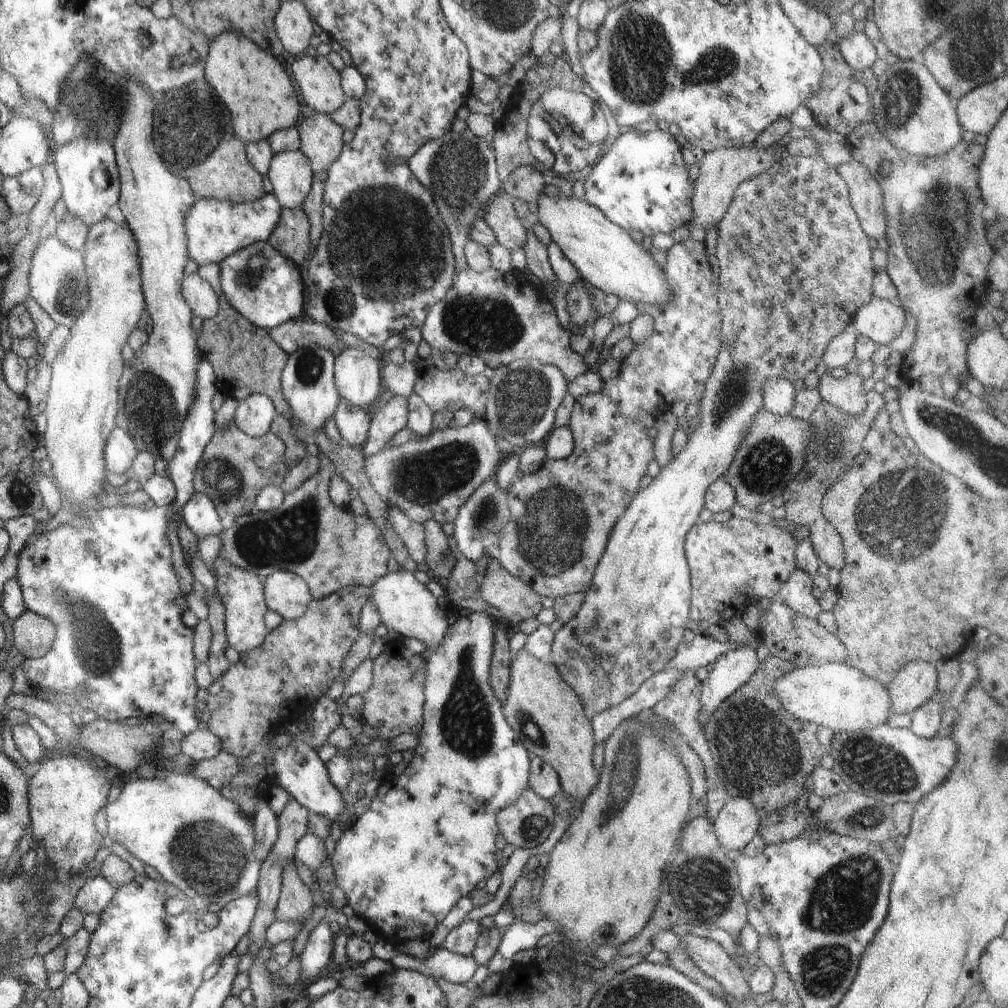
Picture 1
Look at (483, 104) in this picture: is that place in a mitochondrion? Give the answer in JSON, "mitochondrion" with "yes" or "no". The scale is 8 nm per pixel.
{"mitochondrion":"no"}

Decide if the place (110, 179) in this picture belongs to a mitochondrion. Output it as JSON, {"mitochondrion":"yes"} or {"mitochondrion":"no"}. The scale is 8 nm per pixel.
{"mitochondrion":"no"}

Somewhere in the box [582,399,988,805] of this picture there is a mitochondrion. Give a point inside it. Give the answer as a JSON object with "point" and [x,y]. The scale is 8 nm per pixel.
{"point":[908,512]}

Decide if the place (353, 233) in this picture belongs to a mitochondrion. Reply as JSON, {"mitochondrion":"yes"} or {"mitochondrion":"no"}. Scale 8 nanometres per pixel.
{"mitochondrion":"yes"}

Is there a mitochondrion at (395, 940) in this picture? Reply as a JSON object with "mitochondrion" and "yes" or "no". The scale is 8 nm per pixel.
{"mitochondrion":"no"}

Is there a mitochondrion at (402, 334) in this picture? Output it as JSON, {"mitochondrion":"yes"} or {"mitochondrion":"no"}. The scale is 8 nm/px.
{"mitochondrion":"no"}

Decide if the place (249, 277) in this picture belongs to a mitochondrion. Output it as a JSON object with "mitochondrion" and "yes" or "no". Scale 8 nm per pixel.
{"mitochondrion":"yes"}

